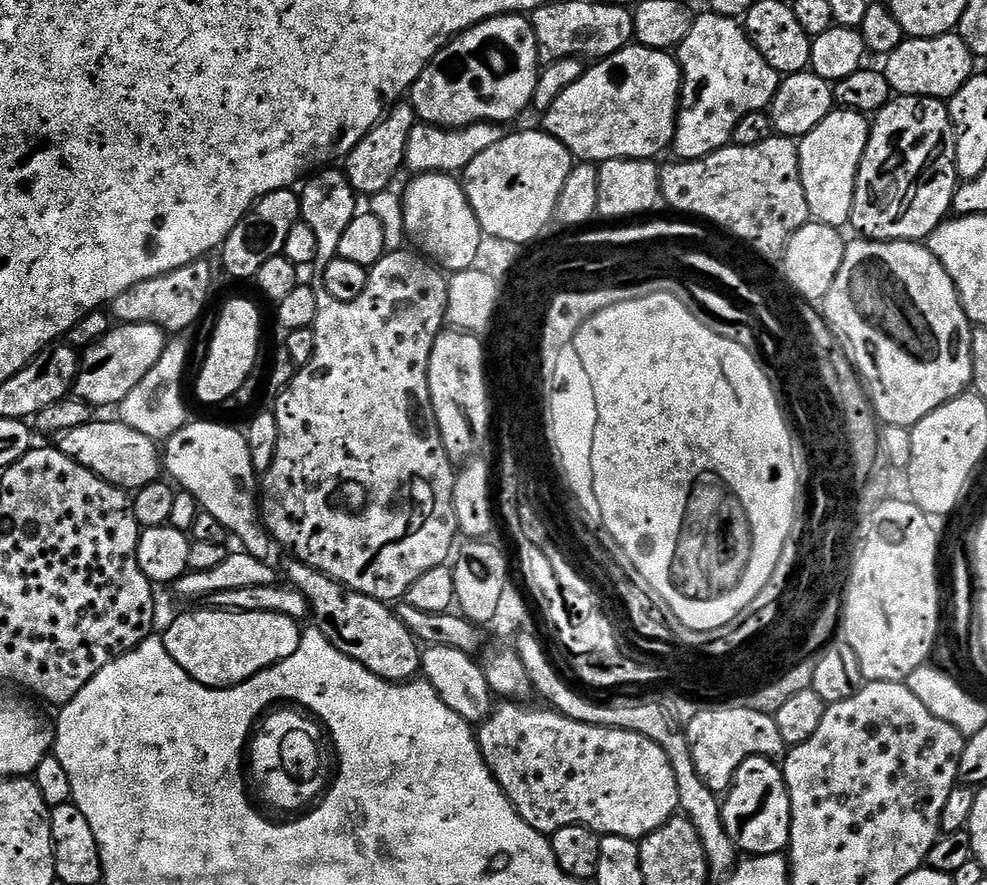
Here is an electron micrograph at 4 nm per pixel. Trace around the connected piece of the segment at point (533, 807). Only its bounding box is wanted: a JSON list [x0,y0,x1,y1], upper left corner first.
[476,702,680,842]

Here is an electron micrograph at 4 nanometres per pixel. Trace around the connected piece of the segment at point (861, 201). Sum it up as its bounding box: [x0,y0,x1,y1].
[850,95,957,241]

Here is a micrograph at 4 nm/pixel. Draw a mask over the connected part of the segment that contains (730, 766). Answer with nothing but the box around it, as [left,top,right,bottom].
[686,706,786,794]

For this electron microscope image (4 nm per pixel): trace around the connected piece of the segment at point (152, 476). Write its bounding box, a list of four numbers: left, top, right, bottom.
[58,418,162,494]

